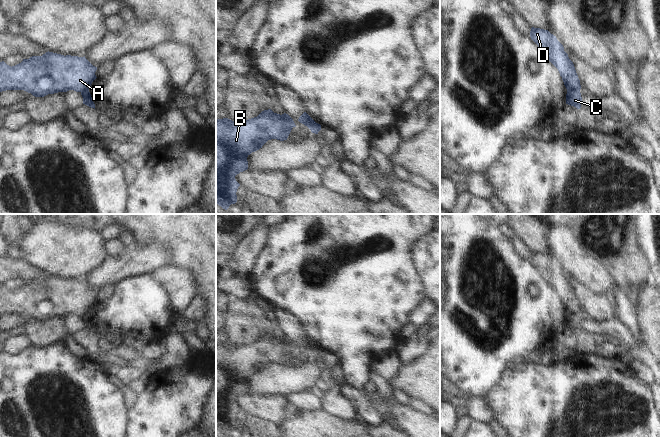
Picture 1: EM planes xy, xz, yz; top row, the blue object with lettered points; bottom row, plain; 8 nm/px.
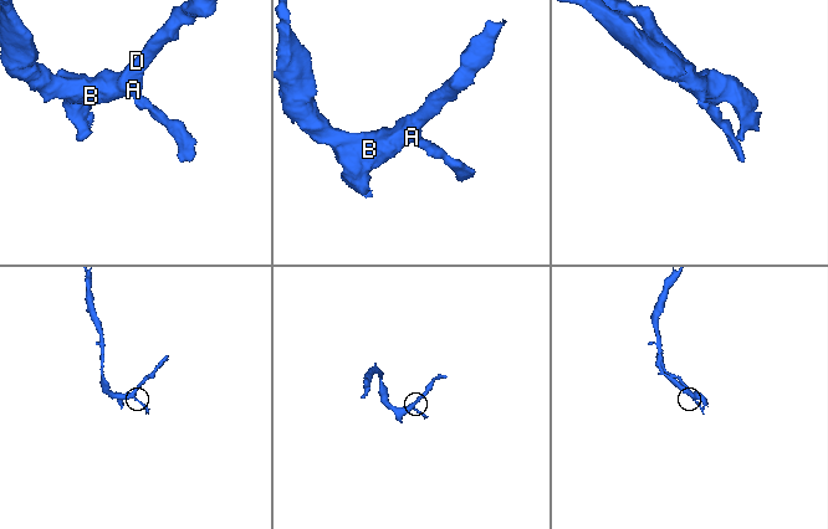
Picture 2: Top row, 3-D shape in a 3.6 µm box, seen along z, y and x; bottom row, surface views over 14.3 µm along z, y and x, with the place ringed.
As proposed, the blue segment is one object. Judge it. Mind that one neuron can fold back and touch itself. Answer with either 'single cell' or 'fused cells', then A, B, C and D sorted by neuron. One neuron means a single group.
fused cells; groups A B D / C

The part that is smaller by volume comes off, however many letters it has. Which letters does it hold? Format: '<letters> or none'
C.

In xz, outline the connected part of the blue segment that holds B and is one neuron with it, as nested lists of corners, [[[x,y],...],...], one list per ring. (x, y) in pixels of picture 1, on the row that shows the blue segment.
[[[271,109],[262,111],[257,117],[248,120],[232,121],[228,118],[216,120],[216,204],[227,210],[237,202],[237,189],[240,184],[235,176],[248,169],[247,157],[271,139],[287,140],[293,127],[293,119],[286,113],[280,115]]]

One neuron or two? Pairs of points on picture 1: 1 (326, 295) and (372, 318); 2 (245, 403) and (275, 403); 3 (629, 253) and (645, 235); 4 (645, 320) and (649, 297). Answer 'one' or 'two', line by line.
1: one
2: one
3: two
4: one

